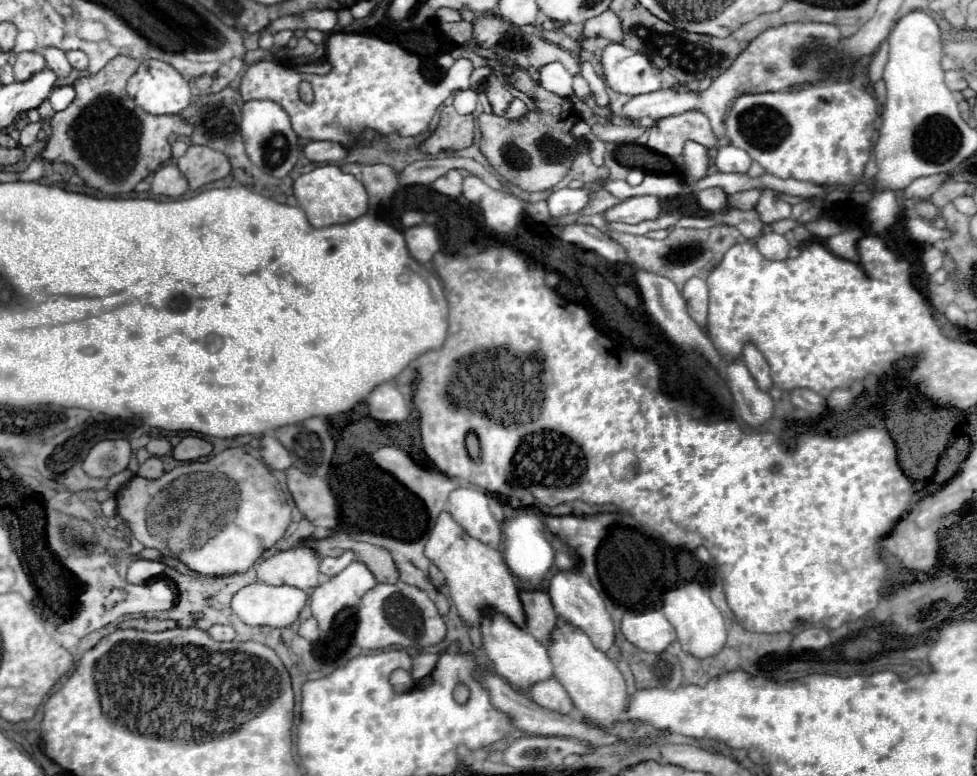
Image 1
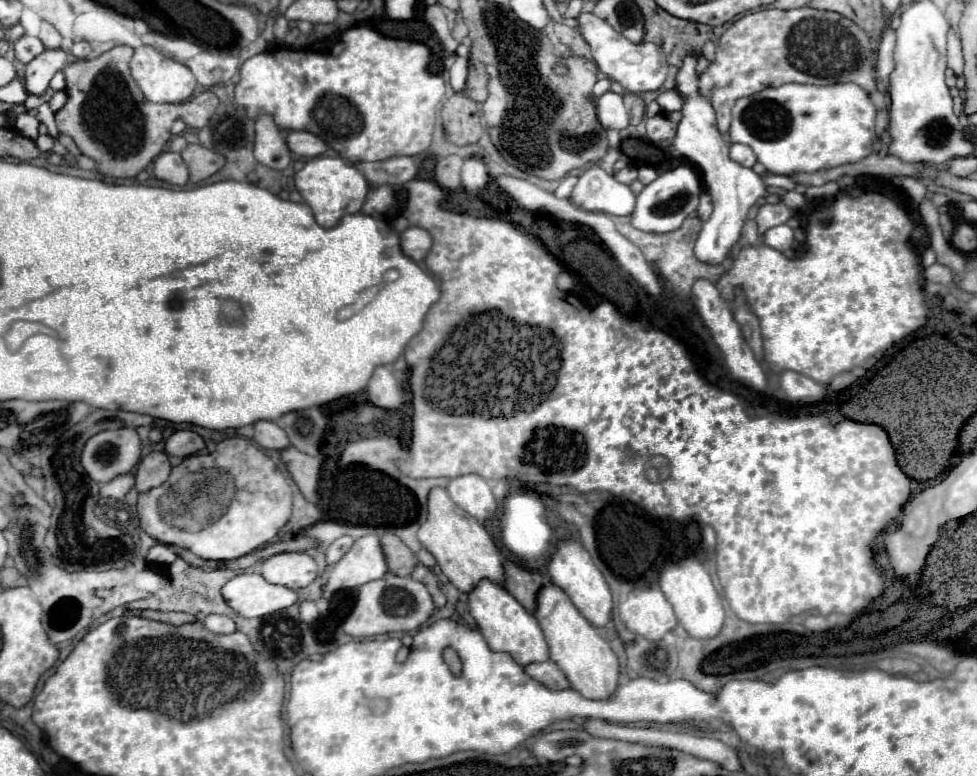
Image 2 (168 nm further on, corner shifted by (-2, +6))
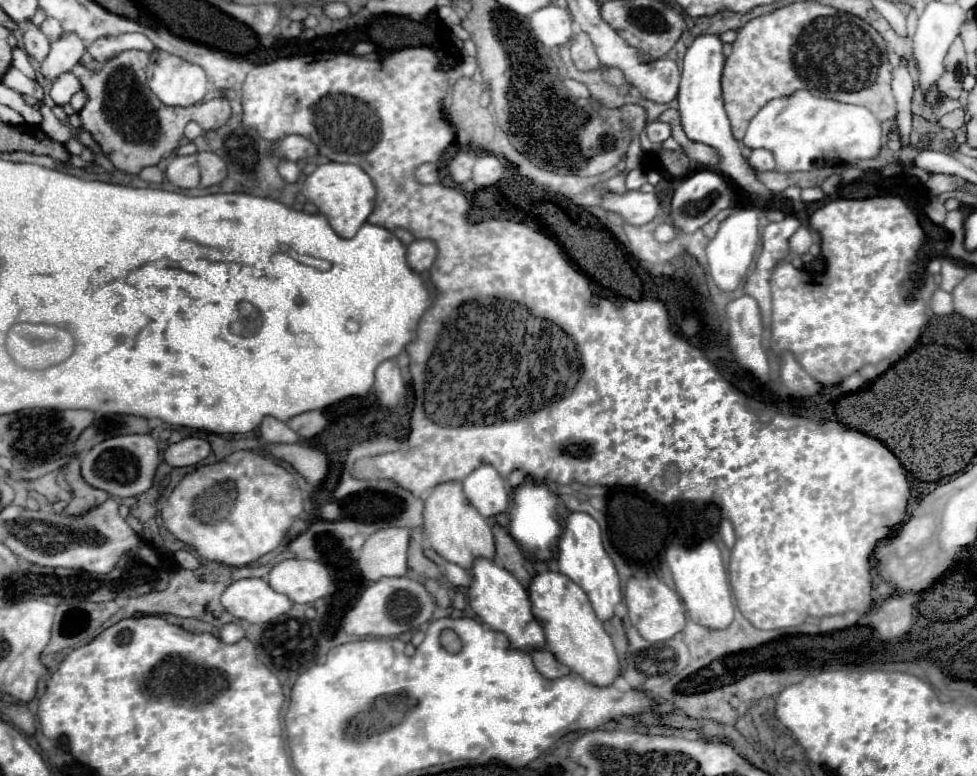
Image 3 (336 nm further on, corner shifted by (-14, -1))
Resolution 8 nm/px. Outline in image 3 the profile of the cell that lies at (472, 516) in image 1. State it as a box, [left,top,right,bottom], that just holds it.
[462,465,508,517]

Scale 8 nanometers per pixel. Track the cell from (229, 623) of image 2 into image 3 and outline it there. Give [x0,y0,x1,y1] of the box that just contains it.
[220,623,244,643]

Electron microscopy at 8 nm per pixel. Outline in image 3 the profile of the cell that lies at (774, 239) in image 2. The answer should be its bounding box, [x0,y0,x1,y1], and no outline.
[790,227,812,255]

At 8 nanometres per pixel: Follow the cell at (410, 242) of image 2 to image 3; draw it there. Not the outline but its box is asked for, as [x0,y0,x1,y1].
[406,239,436,273]

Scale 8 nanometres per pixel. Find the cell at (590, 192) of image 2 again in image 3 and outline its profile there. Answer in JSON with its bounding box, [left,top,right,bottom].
[600,191,658,225]

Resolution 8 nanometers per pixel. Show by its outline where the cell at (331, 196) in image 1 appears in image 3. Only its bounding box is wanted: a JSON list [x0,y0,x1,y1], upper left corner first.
[304,161,374,237]

